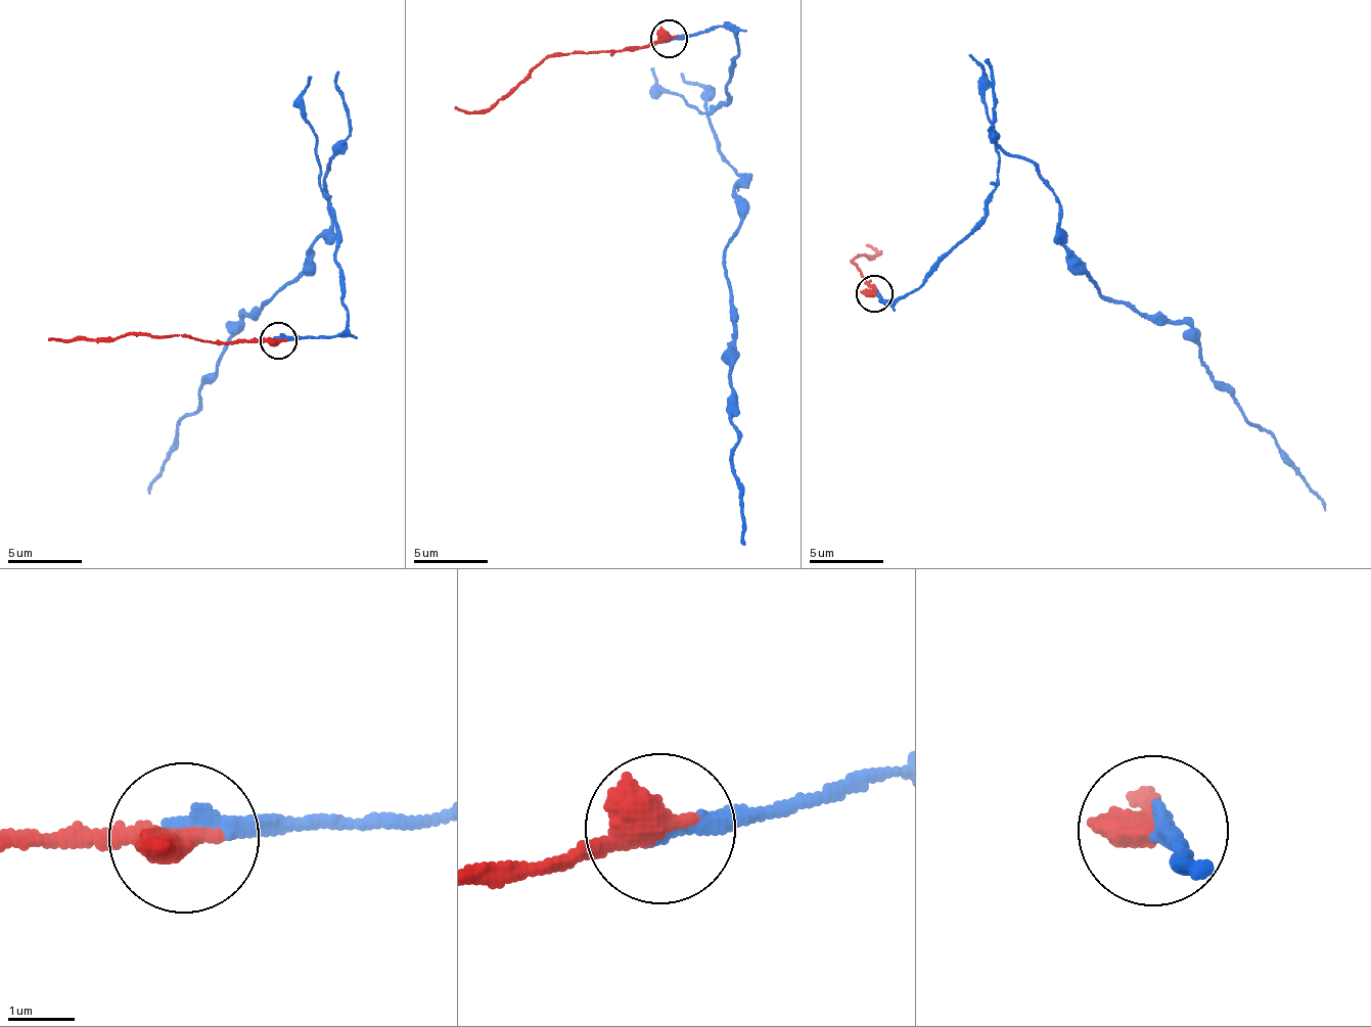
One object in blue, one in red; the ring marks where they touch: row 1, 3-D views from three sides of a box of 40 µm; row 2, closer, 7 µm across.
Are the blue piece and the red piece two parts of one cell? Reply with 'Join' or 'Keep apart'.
Join

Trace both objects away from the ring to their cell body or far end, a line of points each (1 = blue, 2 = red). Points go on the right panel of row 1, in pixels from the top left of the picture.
1: (875, 292), (912, 292), (985, 217), (1003, 154), (1025, 157), (1066, 255), (1189, 329), (1324, 510)
2: (875, 292), (850, 261), (878, 253), (865, 243)

